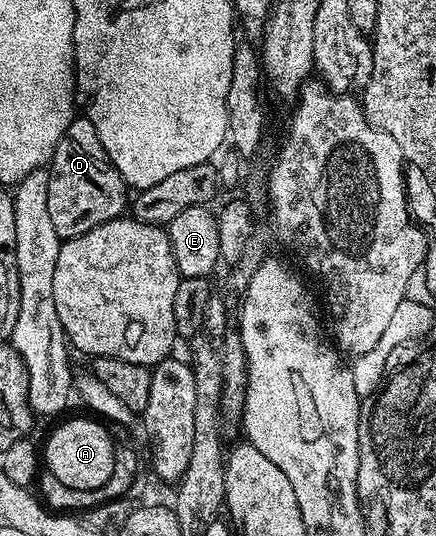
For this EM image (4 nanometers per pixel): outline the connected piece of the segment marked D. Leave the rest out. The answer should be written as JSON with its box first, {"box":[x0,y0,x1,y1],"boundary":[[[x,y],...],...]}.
{"box":[48,117,128,241],"boundary":[[[76,117],[68,125],[64,137],[54,150],[48,164],[50,176],[48,177],[48,214],[52,217],[52,226],[56,228],[58,238],[65,241],[75,239],[108,221],[119,218],[122,211],[128,207],[128,188],[116,165],[108,157],[104,145],[100,145],[100,137],[96,137],[96,125],[92,125],[89,117]]]}

